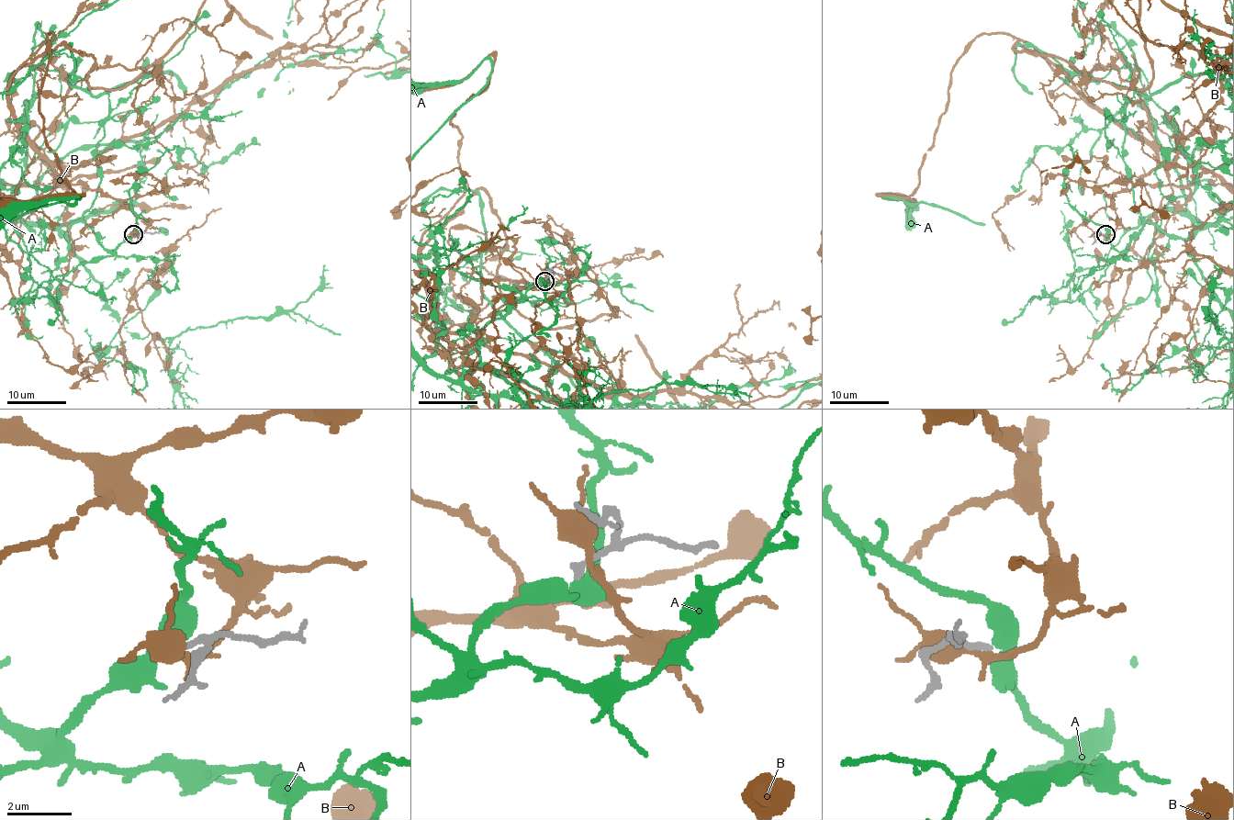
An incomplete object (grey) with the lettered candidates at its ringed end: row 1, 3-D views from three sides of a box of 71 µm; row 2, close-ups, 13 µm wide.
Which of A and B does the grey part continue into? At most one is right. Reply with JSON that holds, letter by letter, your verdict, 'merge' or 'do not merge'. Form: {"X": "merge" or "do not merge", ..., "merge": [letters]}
{"A": "do not merge", "B": "do not merge", "merge": []}

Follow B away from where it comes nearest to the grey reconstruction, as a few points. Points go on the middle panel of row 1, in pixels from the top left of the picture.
B: (547, 277), (462, 331), (440, 320), (420, 238), (464, 193), (452, 124), (493, 57), (447, 85)

